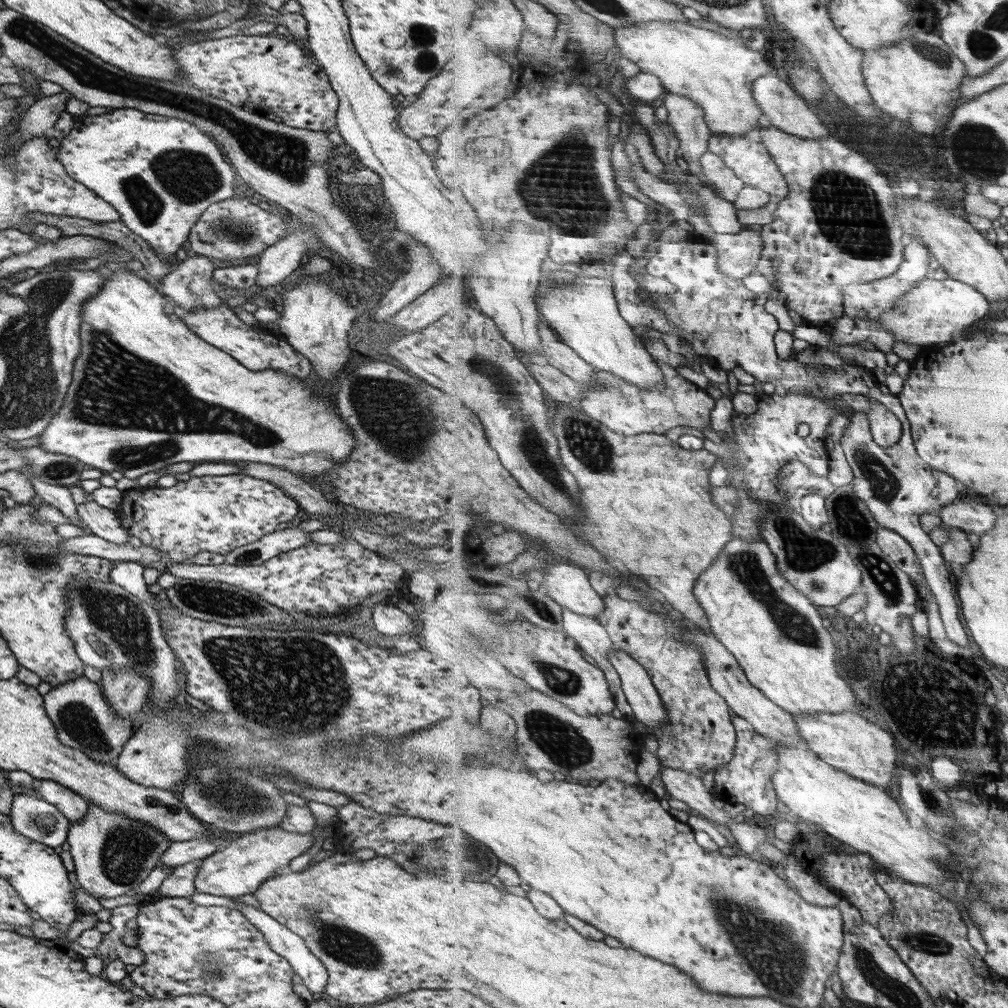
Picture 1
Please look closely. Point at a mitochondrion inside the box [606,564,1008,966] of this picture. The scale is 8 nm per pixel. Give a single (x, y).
(924, 943)

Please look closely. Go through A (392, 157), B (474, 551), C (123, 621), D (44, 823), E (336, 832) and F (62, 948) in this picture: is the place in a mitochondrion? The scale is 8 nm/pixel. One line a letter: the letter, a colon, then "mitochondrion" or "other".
A: other
B: other
C: mitochondrion
D: mitochondrion
E: other
F: other

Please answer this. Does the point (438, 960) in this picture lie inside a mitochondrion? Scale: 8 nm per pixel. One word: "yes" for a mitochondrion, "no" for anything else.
no

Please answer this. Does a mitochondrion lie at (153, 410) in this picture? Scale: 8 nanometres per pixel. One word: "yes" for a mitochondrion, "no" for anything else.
yes

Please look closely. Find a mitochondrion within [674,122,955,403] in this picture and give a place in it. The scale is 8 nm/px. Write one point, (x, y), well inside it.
(849, 215)

